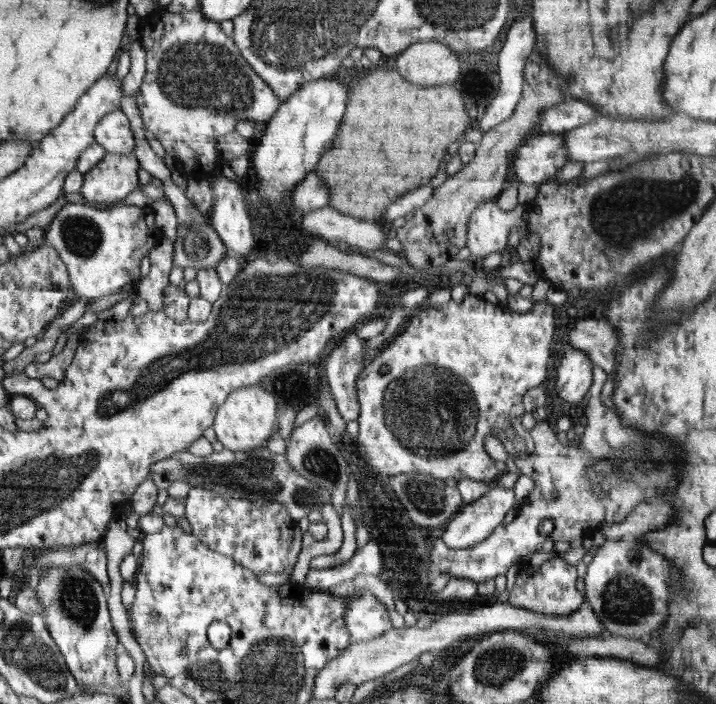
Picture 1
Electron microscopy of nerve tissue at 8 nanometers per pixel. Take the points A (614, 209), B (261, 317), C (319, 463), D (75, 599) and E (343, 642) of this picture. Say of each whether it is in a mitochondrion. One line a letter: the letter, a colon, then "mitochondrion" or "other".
A: mitochondrion
B: mitochondrion
C: mitochondrion
D: mitochondrion
E: other

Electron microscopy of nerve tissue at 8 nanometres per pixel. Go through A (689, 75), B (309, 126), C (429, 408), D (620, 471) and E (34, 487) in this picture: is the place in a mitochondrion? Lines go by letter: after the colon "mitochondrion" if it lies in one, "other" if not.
A: other
B: other
C: mitochondrion
D: mitochondrion
E: mitochondrion

